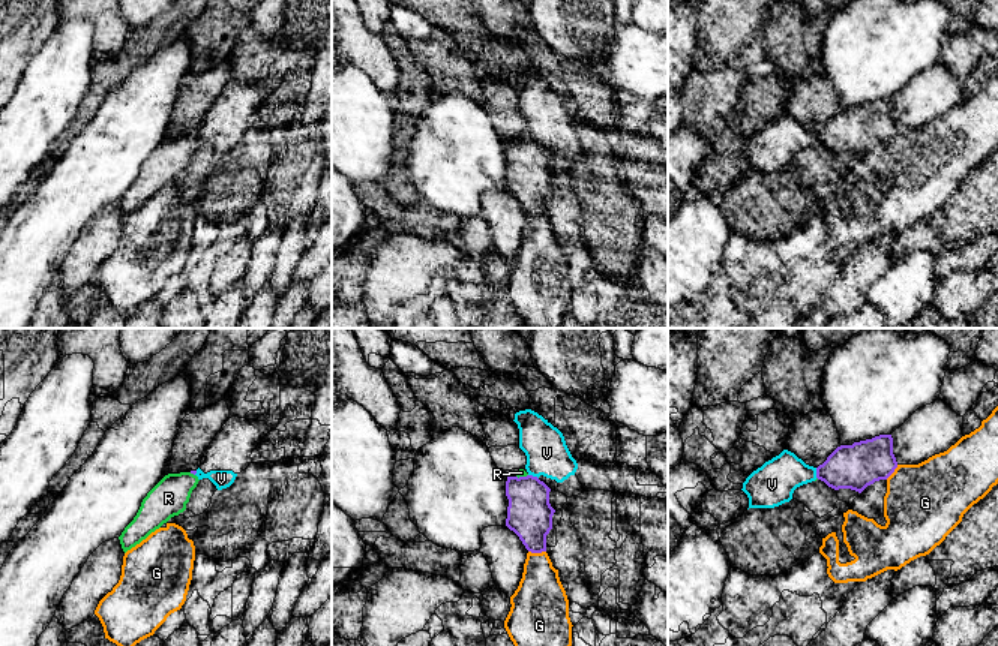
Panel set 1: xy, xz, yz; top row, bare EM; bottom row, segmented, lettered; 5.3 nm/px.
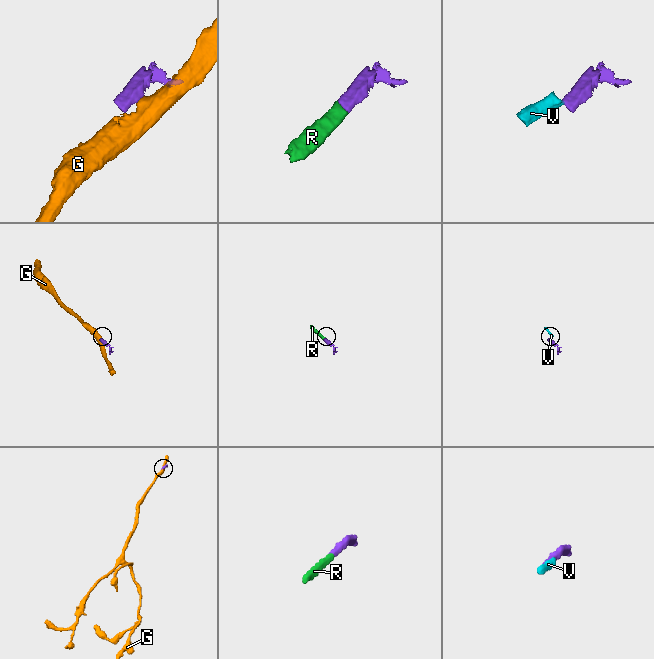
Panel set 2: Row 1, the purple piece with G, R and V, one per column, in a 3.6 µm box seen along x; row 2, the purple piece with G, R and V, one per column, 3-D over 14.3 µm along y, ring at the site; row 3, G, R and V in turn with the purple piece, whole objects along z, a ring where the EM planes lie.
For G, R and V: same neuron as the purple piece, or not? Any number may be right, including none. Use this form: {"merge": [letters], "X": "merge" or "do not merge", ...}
{"merge": ["R"], "G": "do not merge", "R": "merge", "V": "do not merge"}

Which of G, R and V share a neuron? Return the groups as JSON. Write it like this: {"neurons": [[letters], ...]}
{"neurons": [["G"], ["R"], ["V"]]}

